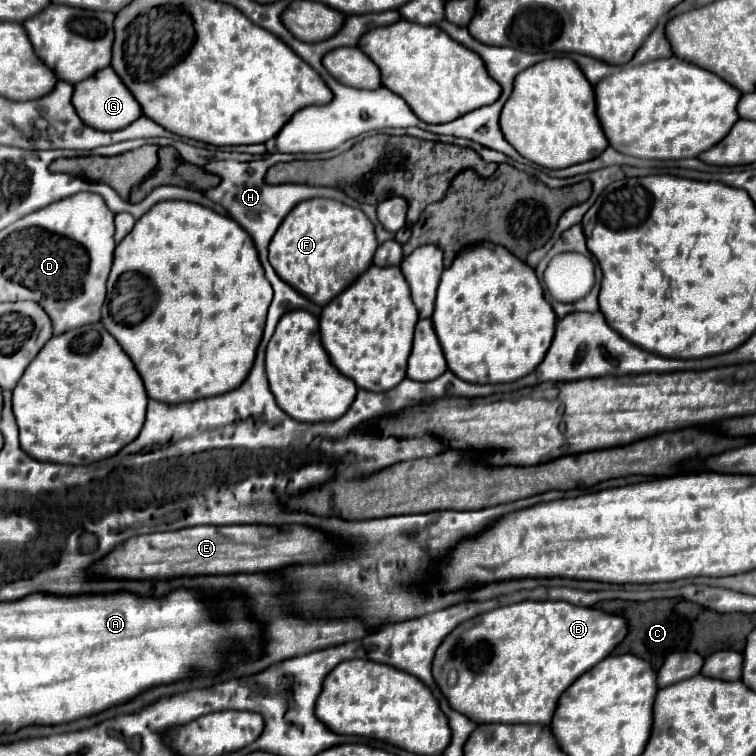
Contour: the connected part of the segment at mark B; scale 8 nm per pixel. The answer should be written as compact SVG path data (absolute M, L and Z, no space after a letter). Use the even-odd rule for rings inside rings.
M520 601L520 603L512 603L512 605L506 605L506 607L498 607L498 609L492 609L484 615L478 615L470 621L464 621L462 625L458 625L438 647L436 651L436 657L434 657L434 663L432 663L432 673L434 673L434 679L440 687L440 691L446 695L446 699L450 701L450 705L460 711L462 715L466 715L468 719L476 721L476 723L542 723L542 725L548 725L554 717L554 709L558 707L558 699L560 695L564 693L564 689L568 689L582 673L586 673L588 669L592 669L598 661L602 661L604 657L608 657L612 653L612 649L628 635L628 623L624 617L620 615L610 615L610 613L604 613L600 609L592 609L592 607L578 607L578 605L572 605L572 603L566 603L566 601ZM452 671L458 673L458 679L456 679L456 685L452 687L450 683L450 675Z

